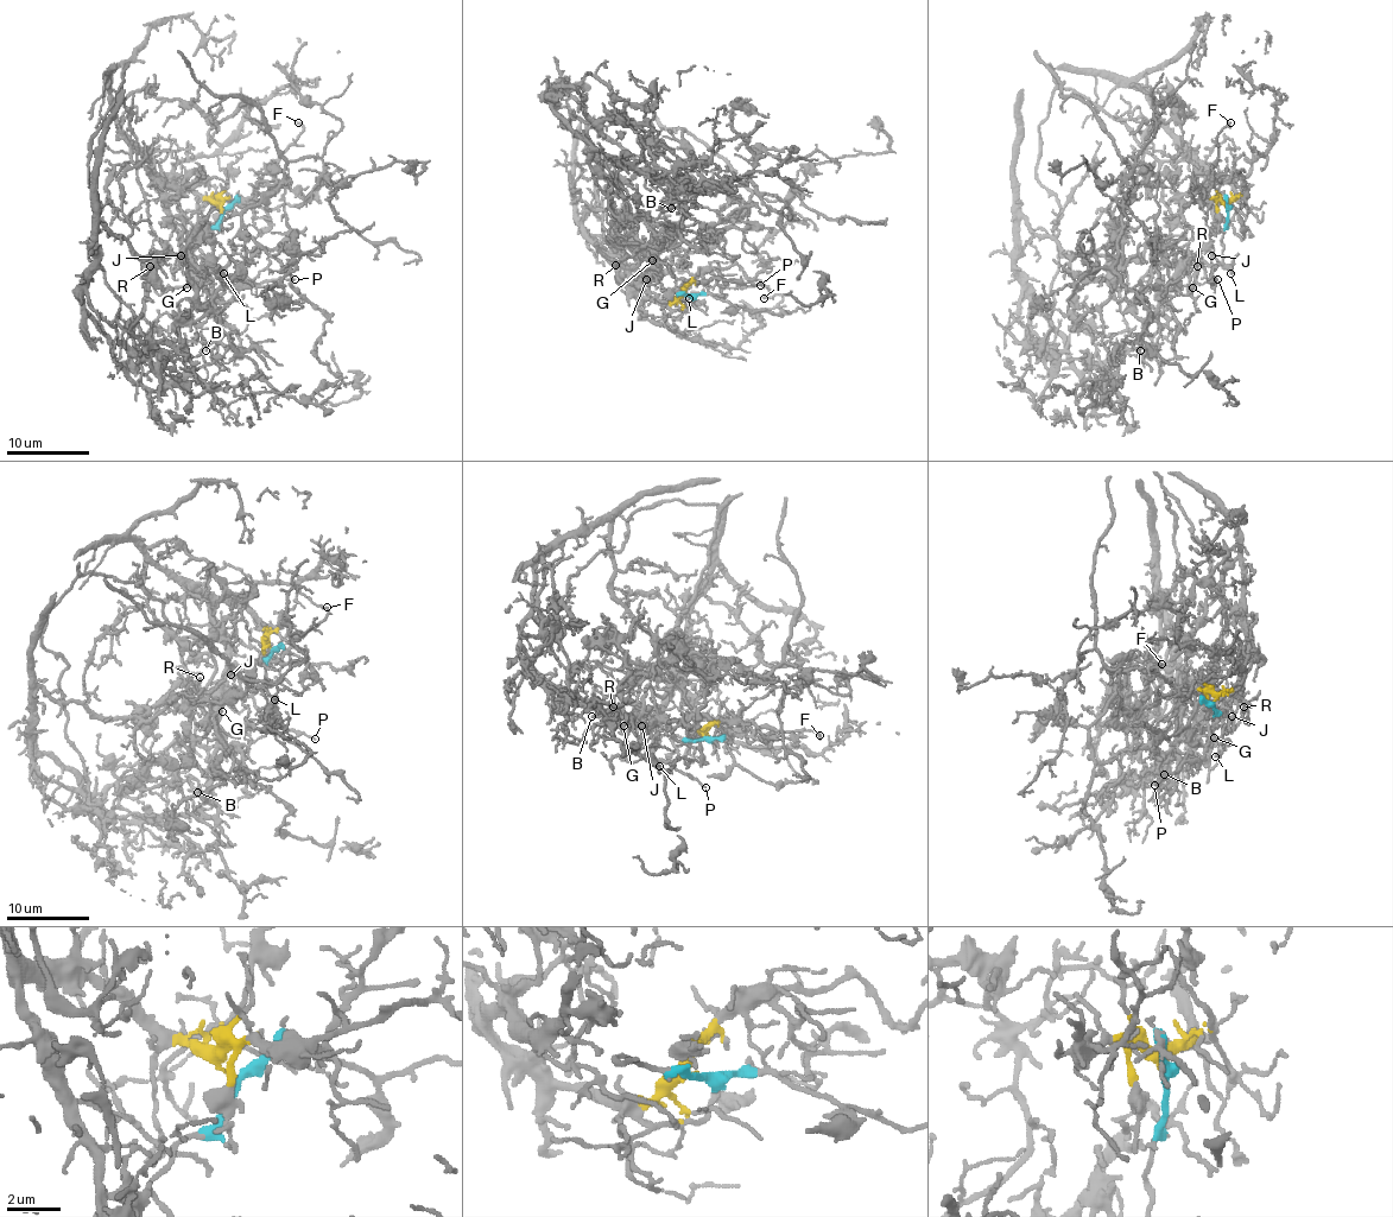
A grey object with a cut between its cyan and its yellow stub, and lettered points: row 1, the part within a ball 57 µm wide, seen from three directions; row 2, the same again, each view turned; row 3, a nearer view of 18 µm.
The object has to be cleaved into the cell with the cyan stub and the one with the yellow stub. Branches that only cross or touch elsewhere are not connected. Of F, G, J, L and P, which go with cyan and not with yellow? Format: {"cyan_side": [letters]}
{"cyan_side": ["L", "P"]}

